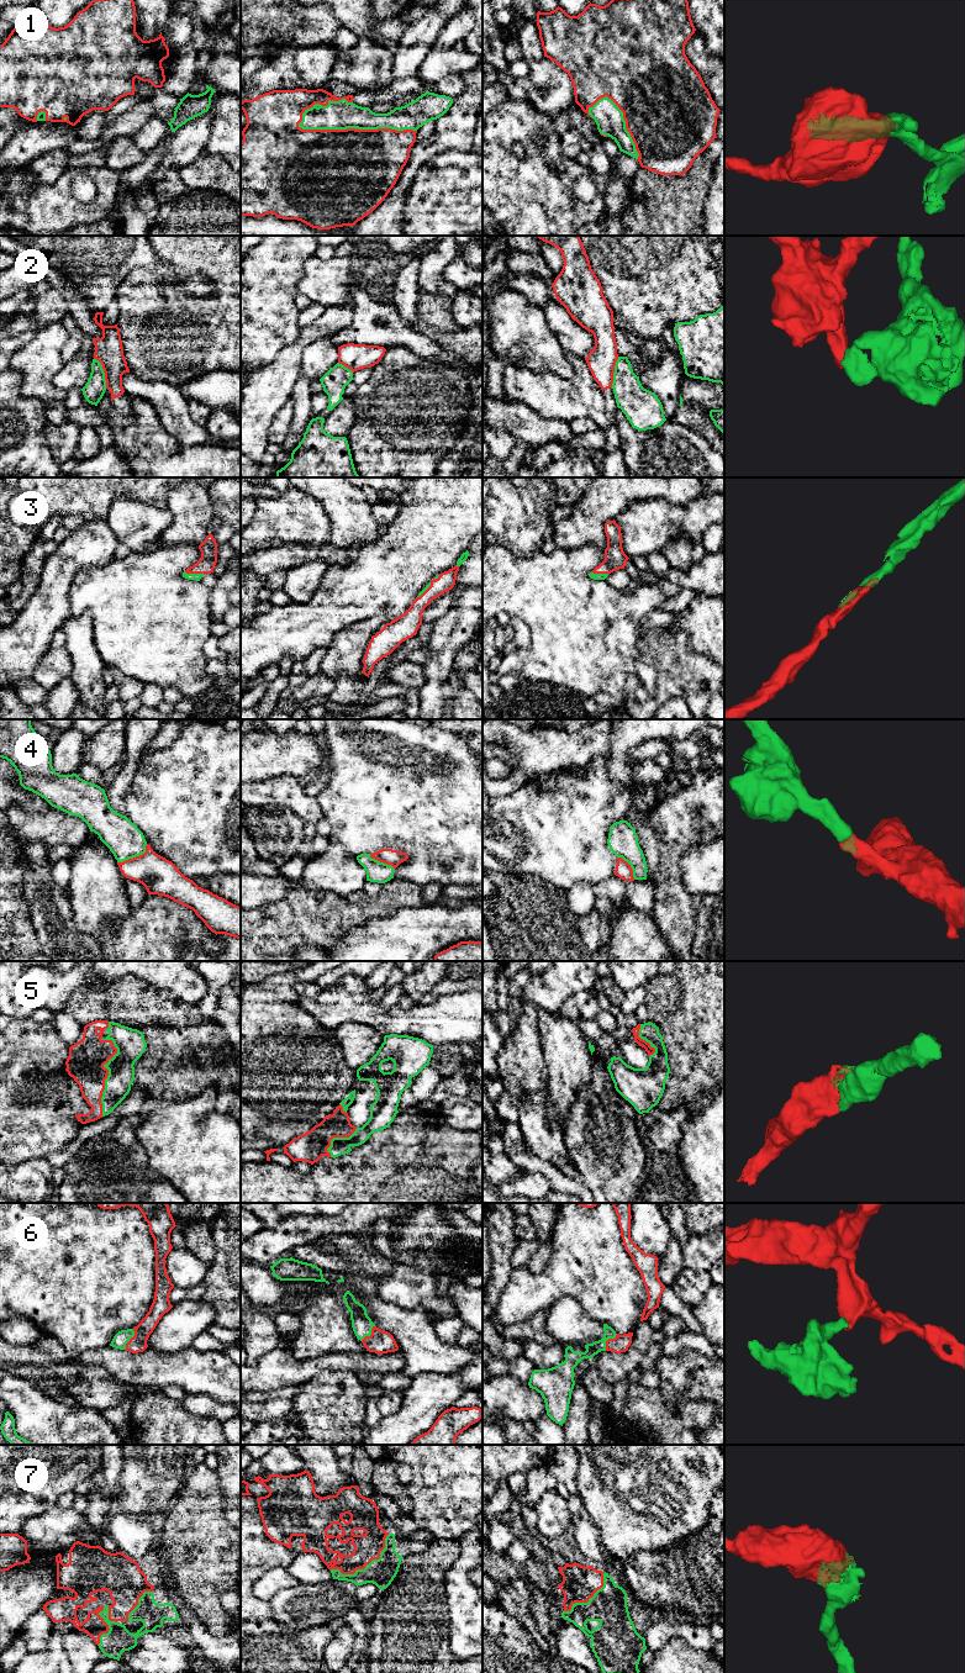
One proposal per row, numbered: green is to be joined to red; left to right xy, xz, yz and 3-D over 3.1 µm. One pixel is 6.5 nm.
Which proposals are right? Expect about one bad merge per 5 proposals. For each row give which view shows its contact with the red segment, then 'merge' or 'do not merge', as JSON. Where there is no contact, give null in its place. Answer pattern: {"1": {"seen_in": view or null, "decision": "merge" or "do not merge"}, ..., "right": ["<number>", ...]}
{"1": {"seen_in": "xz", "decision": "merge"}, "2": {"seen_in": "xy", "decision": "do not merge"}, "3": {"seen_in": "xy", "decision": "merge"}, "4": {"seen_in": "xy", "decision": "merge"}, "5": {"seen_in": "xy", "decision": "merge"}, "6": {"seen_in": "xy", "decision": "merge"}, "7": {"seen_in": "xz", "decision": "merge"}, "right": ["1", "3", "4", "5", "6", "7"]}

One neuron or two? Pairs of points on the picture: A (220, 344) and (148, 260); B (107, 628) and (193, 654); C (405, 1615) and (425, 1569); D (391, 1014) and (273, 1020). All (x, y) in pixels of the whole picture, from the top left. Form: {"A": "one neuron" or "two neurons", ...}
{"A": "two neurons", "B": "one neuron", "C": "one neuron", "D": "two neurons"}

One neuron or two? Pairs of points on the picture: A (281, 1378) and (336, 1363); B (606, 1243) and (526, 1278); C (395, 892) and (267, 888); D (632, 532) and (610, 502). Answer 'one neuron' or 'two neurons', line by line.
A: one neuron
B: one neuron
C: two neurons
D: two neurons

